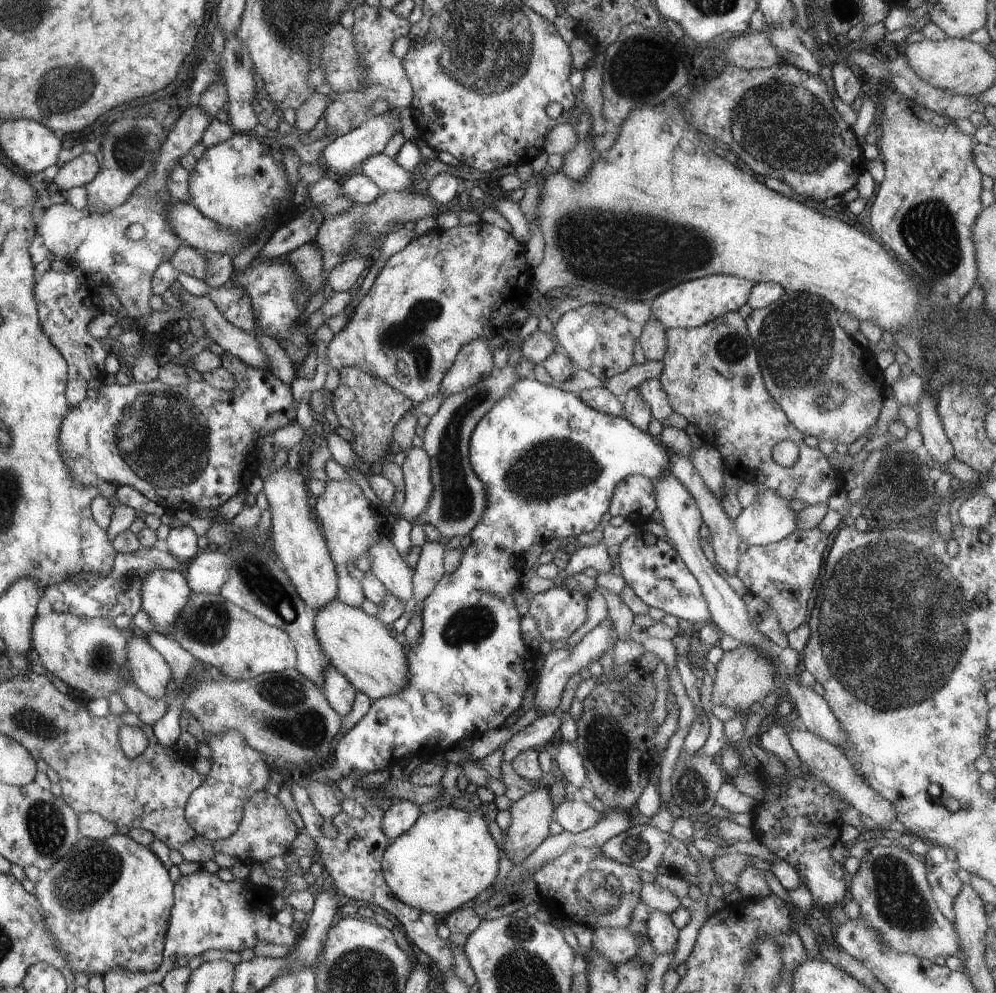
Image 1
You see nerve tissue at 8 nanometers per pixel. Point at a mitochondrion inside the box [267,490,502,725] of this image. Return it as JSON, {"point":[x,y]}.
{"point":[472,624]}

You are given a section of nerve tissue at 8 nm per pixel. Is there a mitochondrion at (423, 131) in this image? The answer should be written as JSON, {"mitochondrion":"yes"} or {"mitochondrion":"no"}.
{"mitochondrion":"no"}

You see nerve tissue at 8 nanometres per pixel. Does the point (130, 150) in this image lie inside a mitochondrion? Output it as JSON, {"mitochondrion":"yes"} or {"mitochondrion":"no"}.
{"mitochondrion":"yes"}

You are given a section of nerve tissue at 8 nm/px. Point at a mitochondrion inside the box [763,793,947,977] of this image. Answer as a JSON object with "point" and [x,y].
{"point":[900,901]}

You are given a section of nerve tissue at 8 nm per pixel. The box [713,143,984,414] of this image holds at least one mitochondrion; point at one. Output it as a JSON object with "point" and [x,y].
{"point":[929,230]}

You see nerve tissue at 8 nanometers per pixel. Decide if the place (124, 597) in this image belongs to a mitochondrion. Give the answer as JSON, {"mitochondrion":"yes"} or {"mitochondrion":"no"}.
{"mitochondrion":"no"}

